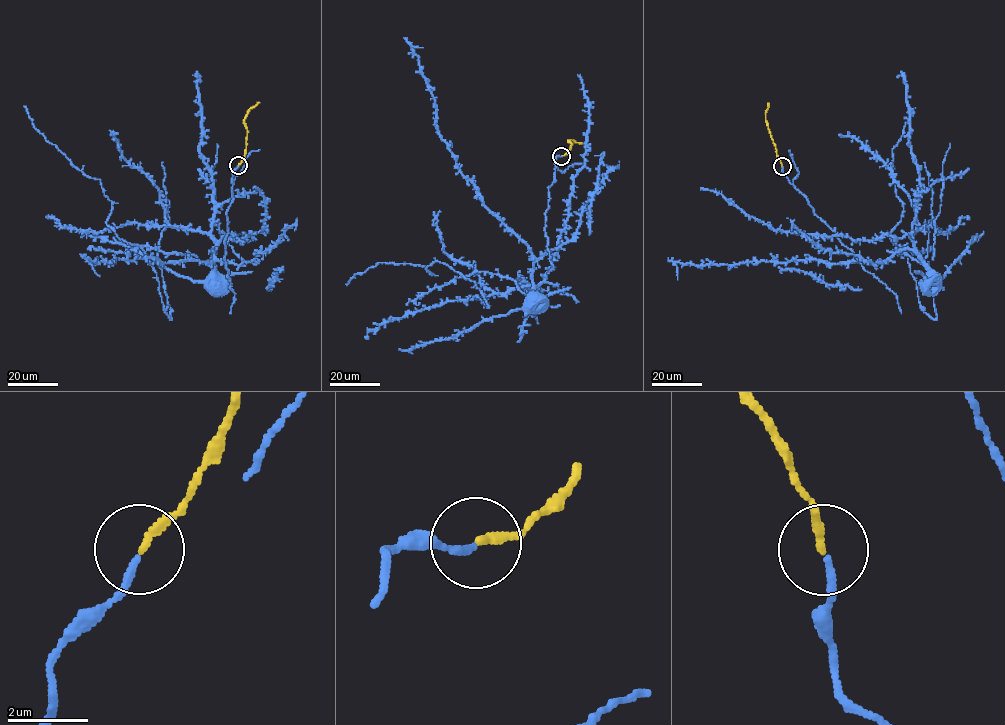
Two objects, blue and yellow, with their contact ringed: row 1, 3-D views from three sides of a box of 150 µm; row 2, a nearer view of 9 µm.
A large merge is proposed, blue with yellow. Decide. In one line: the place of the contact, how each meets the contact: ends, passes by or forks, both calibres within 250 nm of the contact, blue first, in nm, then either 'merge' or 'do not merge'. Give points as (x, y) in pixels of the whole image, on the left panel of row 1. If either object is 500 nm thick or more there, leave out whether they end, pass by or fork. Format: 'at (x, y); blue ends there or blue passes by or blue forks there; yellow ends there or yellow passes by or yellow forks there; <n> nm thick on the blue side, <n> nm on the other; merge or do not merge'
at (238, 165); blue ends there; yellow ends there; 160 nm thick on the blue side, 170 nm on the other; merge

